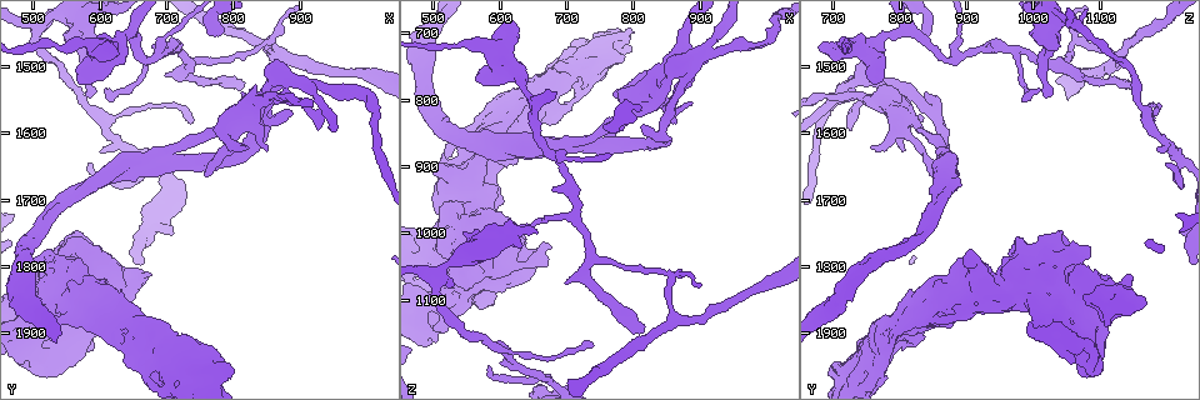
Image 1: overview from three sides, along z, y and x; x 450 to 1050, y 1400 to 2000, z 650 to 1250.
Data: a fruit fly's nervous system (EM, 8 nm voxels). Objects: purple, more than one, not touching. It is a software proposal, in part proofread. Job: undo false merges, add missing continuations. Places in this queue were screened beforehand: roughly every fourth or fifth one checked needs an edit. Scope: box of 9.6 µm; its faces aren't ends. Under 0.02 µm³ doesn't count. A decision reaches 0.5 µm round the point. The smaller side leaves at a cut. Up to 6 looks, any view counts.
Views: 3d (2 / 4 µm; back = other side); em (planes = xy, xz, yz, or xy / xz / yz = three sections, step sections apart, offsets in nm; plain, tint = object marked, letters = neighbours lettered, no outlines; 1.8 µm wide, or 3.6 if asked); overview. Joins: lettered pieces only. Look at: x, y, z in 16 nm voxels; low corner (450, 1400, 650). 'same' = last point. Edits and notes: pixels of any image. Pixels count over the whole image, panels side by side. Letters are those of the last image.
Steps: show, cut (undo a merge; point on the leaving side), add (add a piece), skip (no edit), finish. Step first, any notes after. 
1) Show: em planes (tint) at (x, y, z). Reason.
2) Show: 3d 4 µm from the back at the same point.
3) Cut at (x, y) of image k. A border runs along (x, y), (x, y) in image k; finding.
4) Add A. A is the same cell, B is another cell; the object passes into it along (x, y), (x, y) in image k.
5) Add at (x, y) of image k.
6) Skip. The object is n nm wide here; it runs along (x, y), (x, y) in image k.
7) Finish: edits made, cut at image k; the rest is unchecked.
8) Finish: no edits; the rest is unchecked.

Show: 3d 4 µm at (575, 1445, 1025).

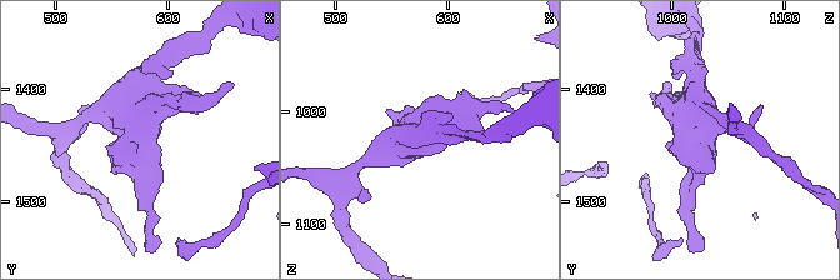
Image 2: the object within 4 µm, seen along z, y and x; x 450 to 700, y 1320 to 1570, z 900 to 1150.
Show: em 3.6 µm planes (letters) at (574, 1444, 1022).

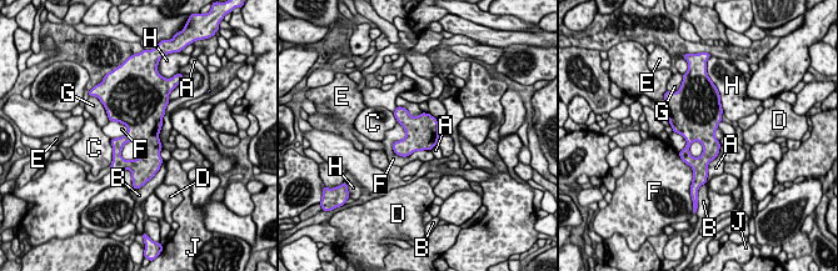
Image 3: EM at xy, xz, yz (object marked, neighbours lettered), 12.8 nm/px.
Skip. A, B, C, D, E, F, G, H and J are other cells; continuous, no second neuron.

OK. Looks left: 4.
Show: 3d 4 µm at (580, 1780, 970). Sudden change in width.

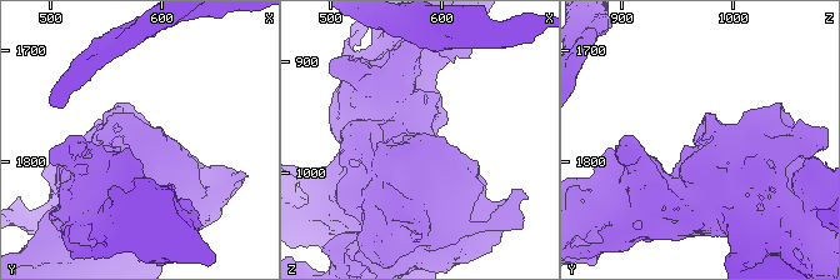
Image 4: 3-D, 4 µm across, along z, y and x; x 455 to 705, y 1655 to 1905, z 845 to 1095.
Show: em 3.6 µm planes (letters) at (580, 1782, 970). Need the tissue.

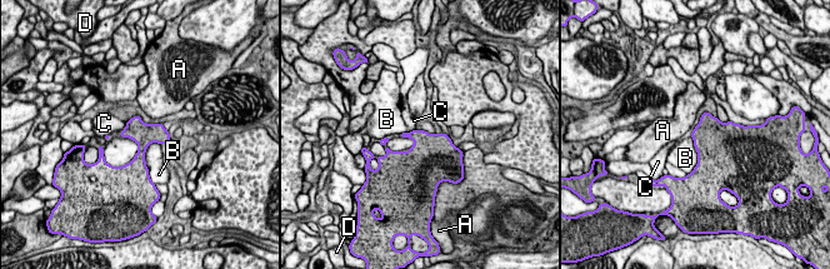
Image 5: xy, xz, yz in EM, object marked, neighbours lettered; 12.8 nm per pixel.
Skip. A, B, C and D are other cells; a border runs along (156, 142), (145, 153), (151, 179) in image 5; all the same neuron.

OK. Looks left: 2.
Show: 3d 4 µm at (785, 1450, 835). Long arm stops here.

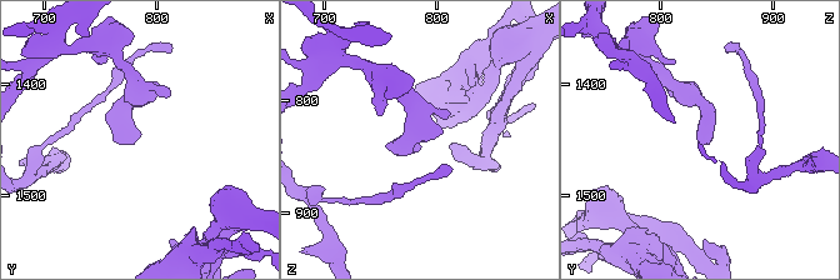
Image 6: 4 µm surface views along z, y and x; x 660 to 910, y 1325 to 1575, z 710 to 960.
Show: em planes (letters) at (784, 1446, 836).

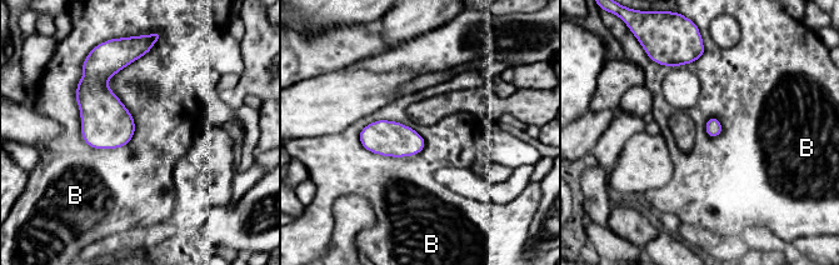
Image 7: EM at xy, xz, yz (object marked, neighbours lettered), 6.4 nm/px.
Skip. The longest contact is with B, 800 nm; B is another cell; no lettered piece goes on from it.

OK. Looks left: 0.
Finish: no edits; the rest is unchecked.

